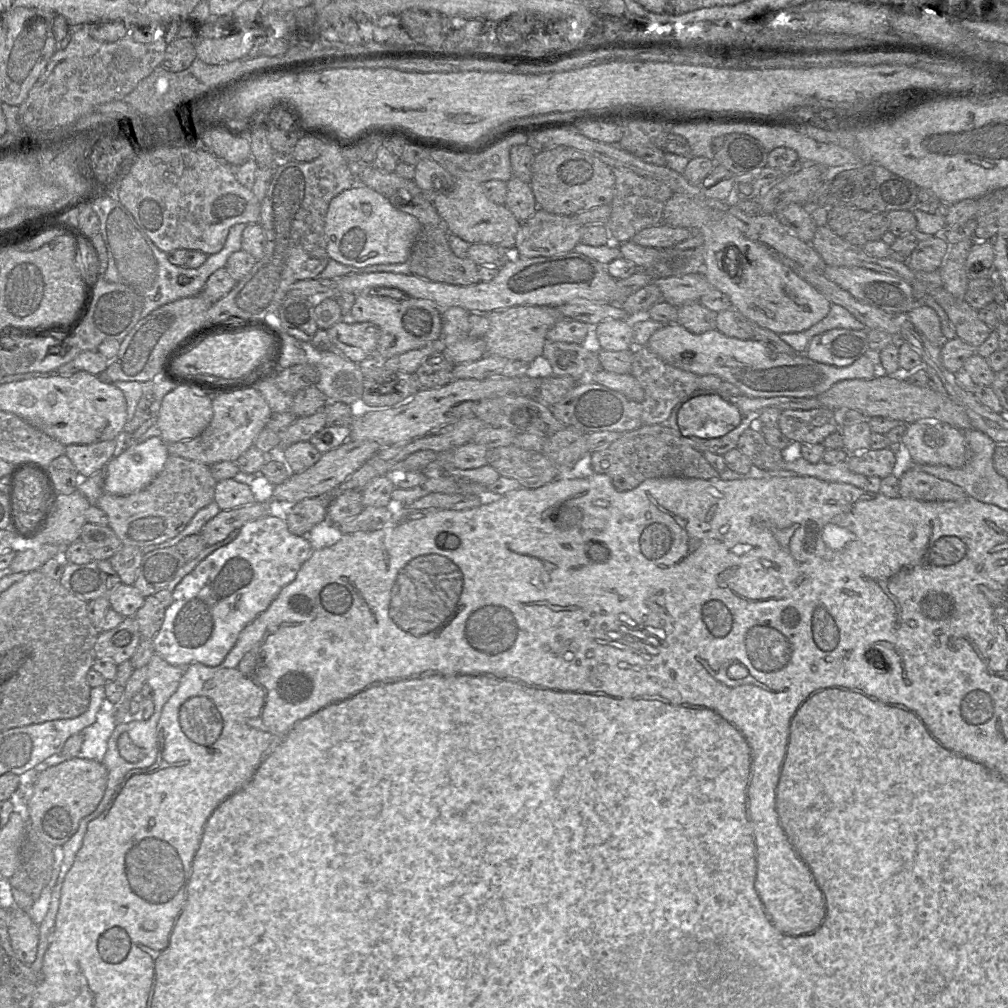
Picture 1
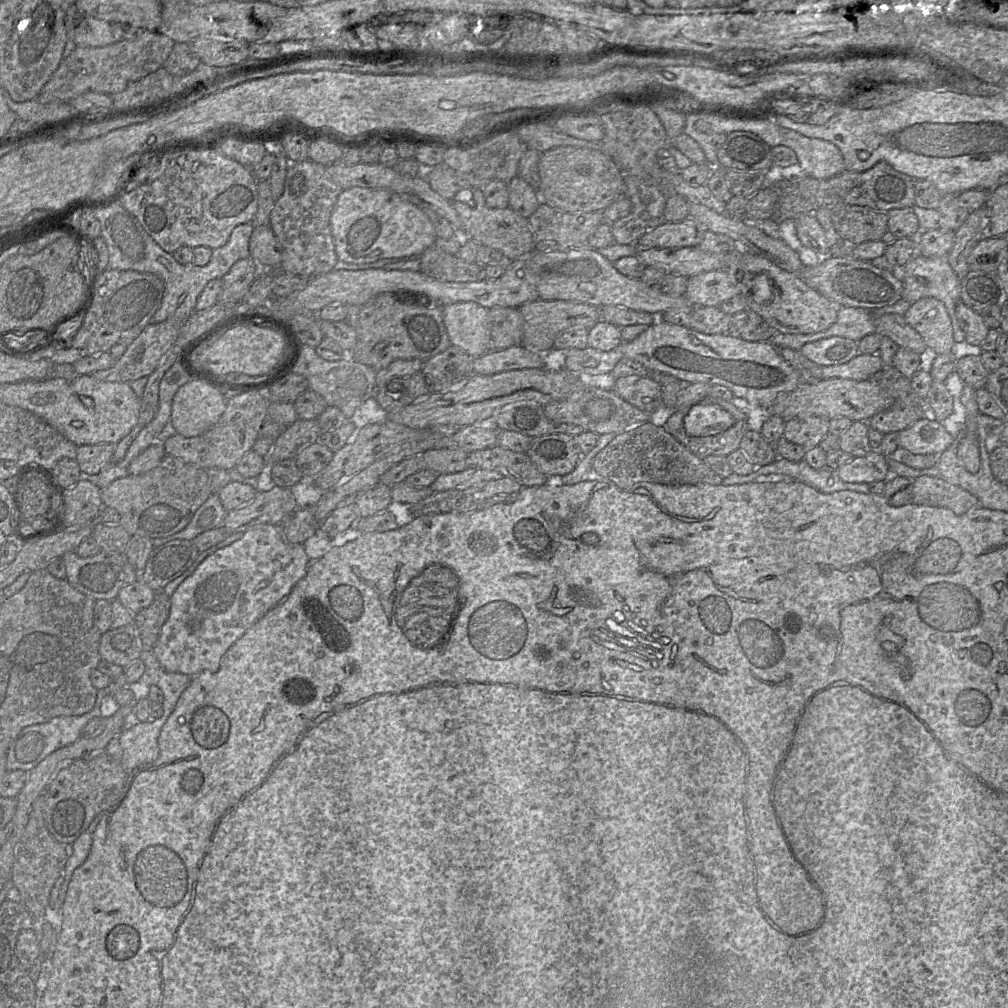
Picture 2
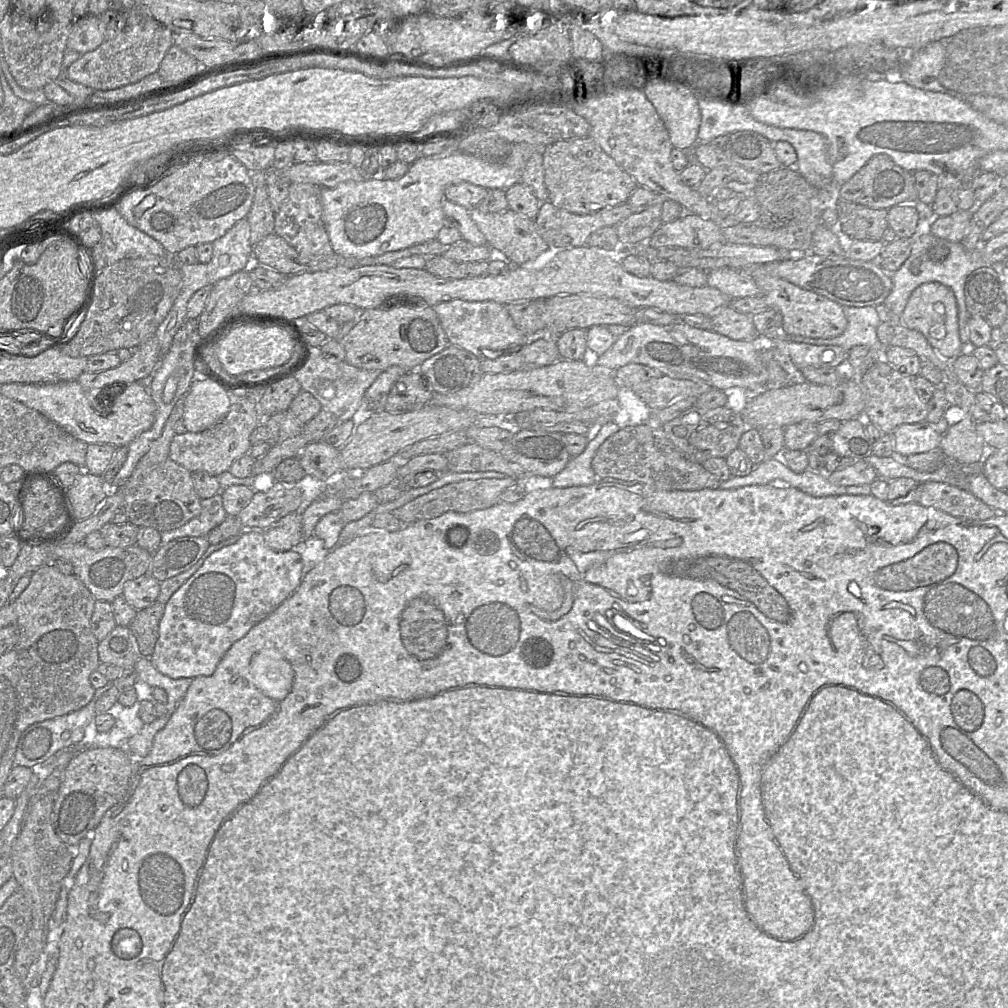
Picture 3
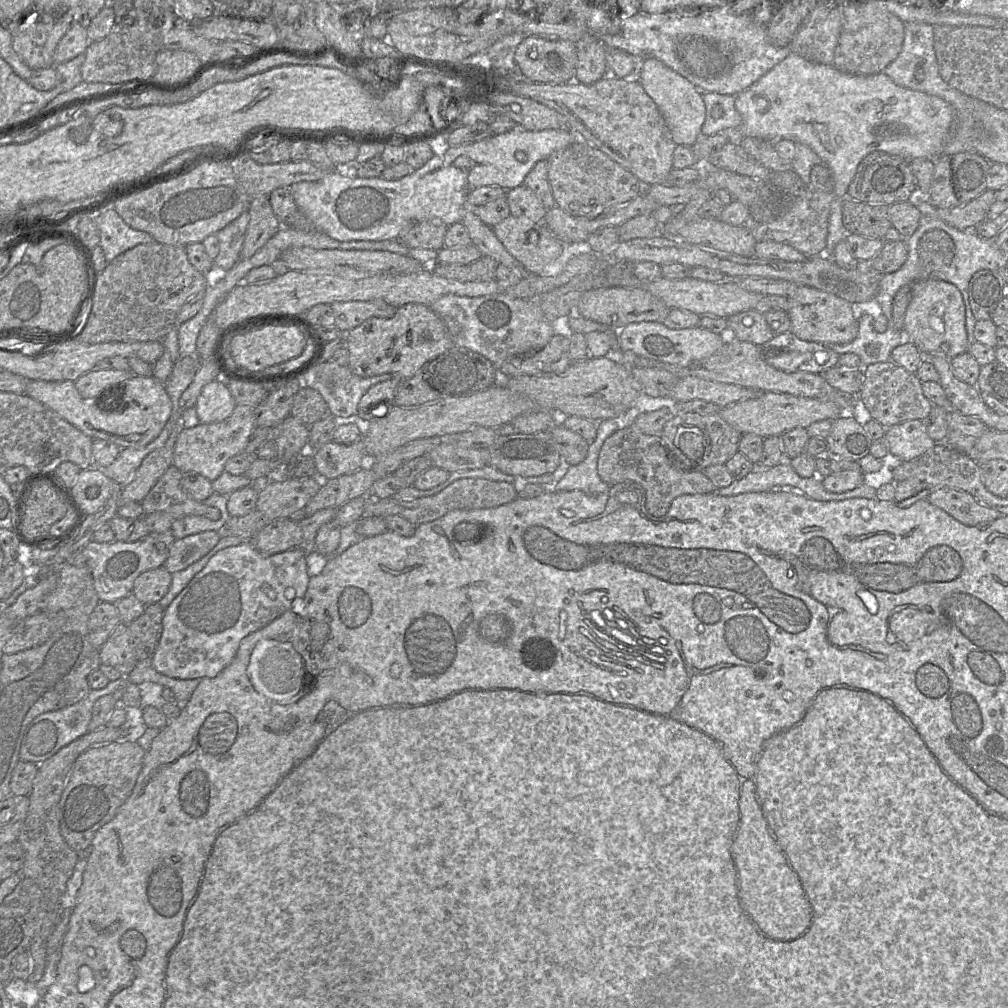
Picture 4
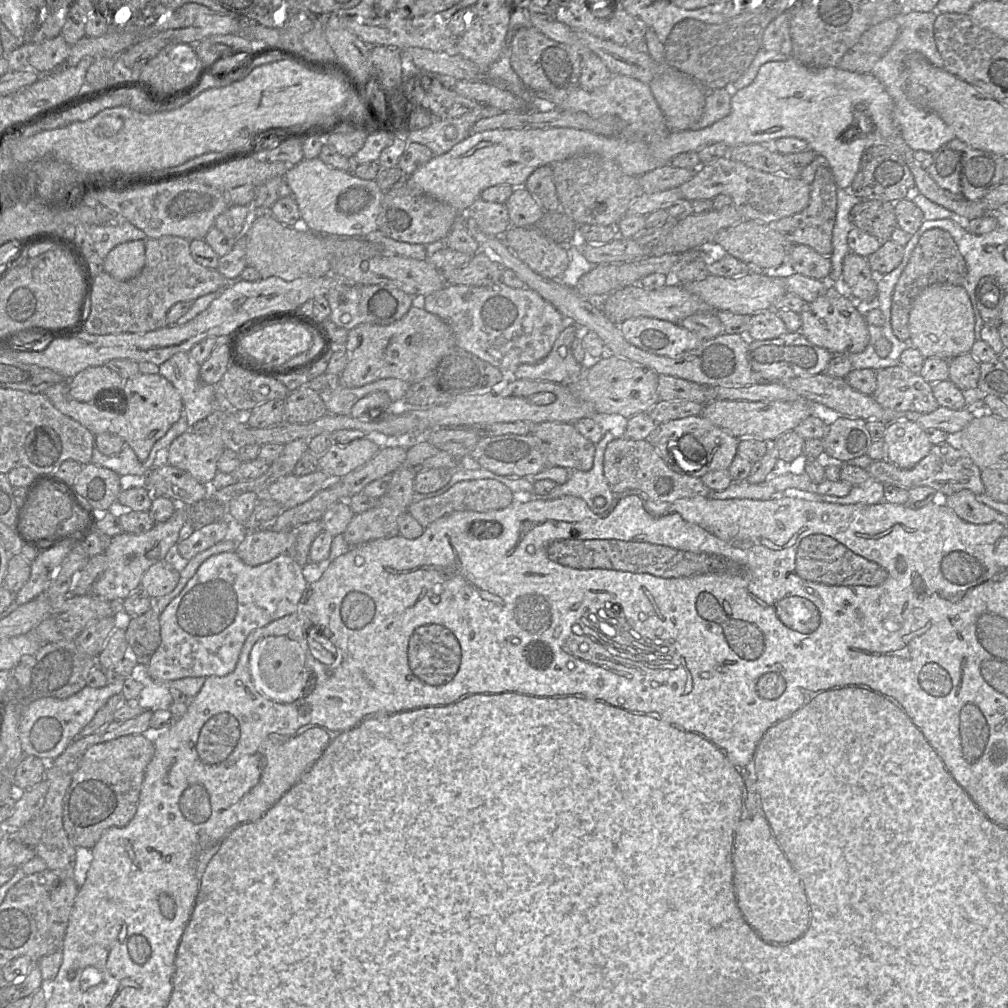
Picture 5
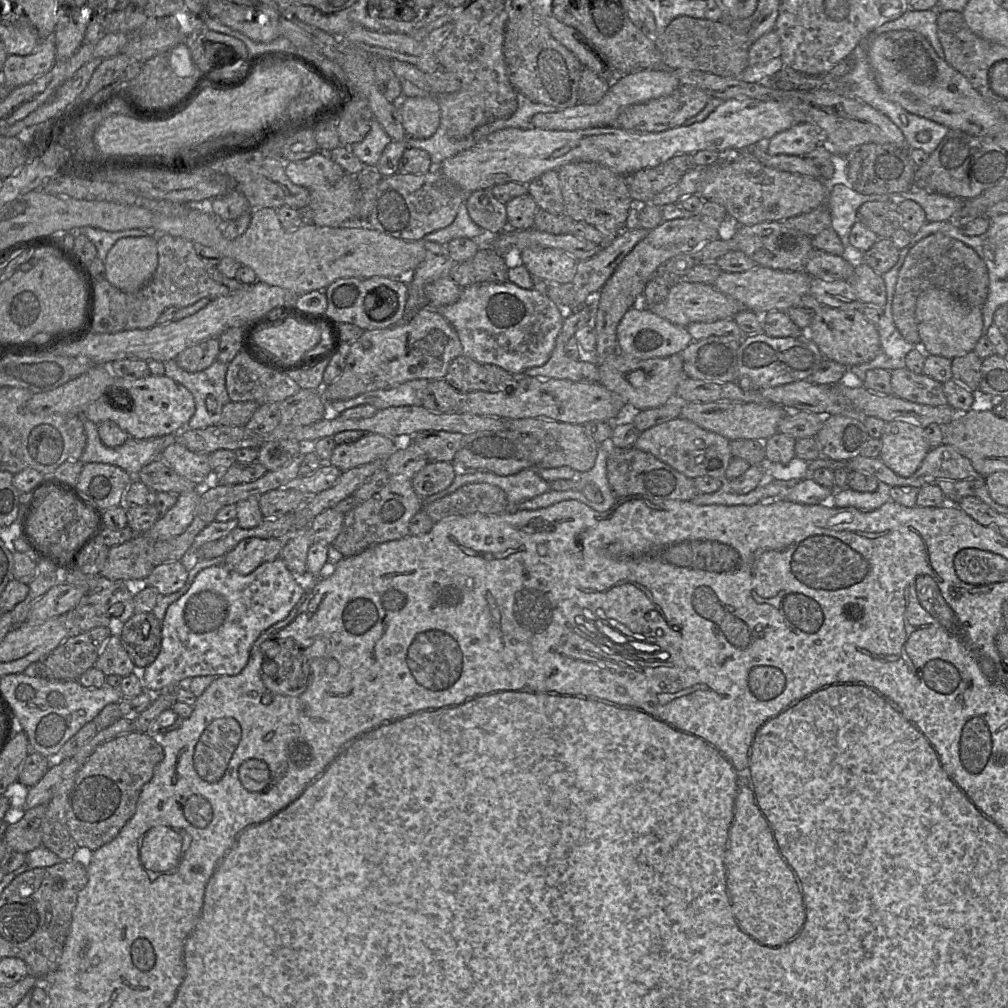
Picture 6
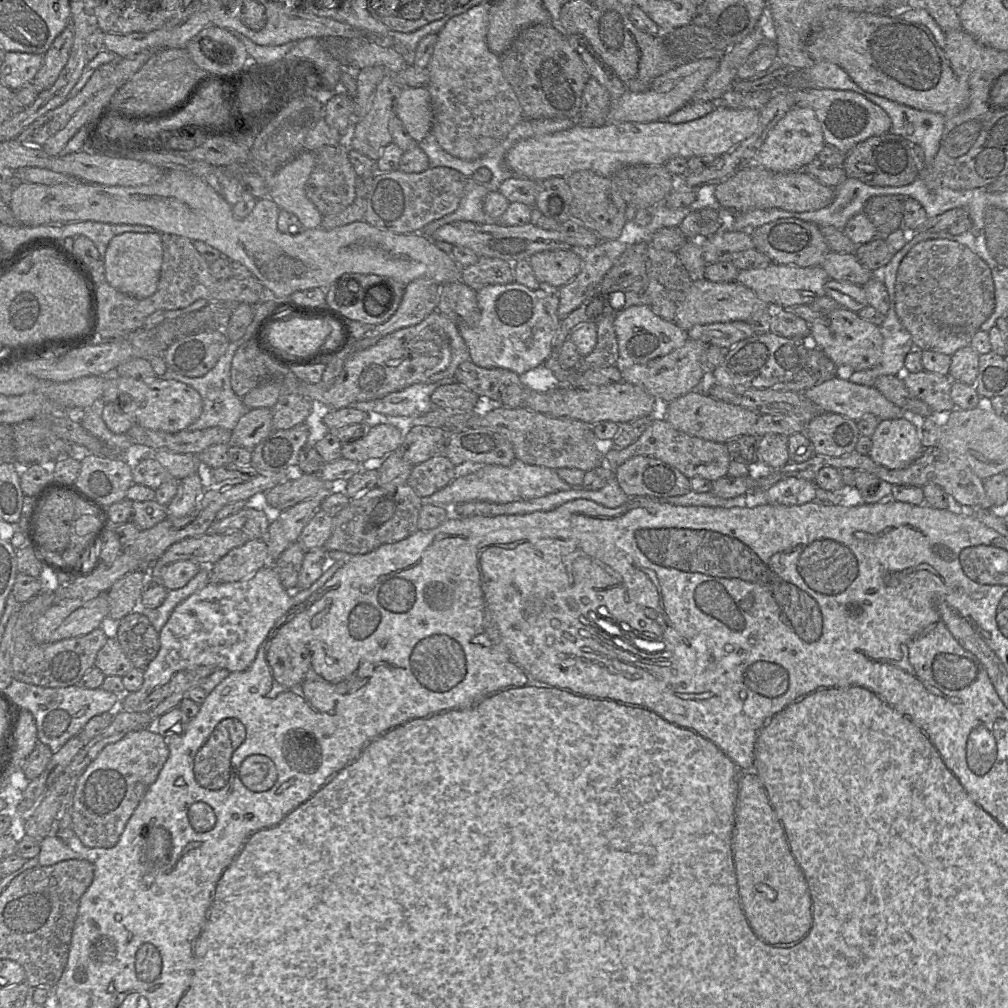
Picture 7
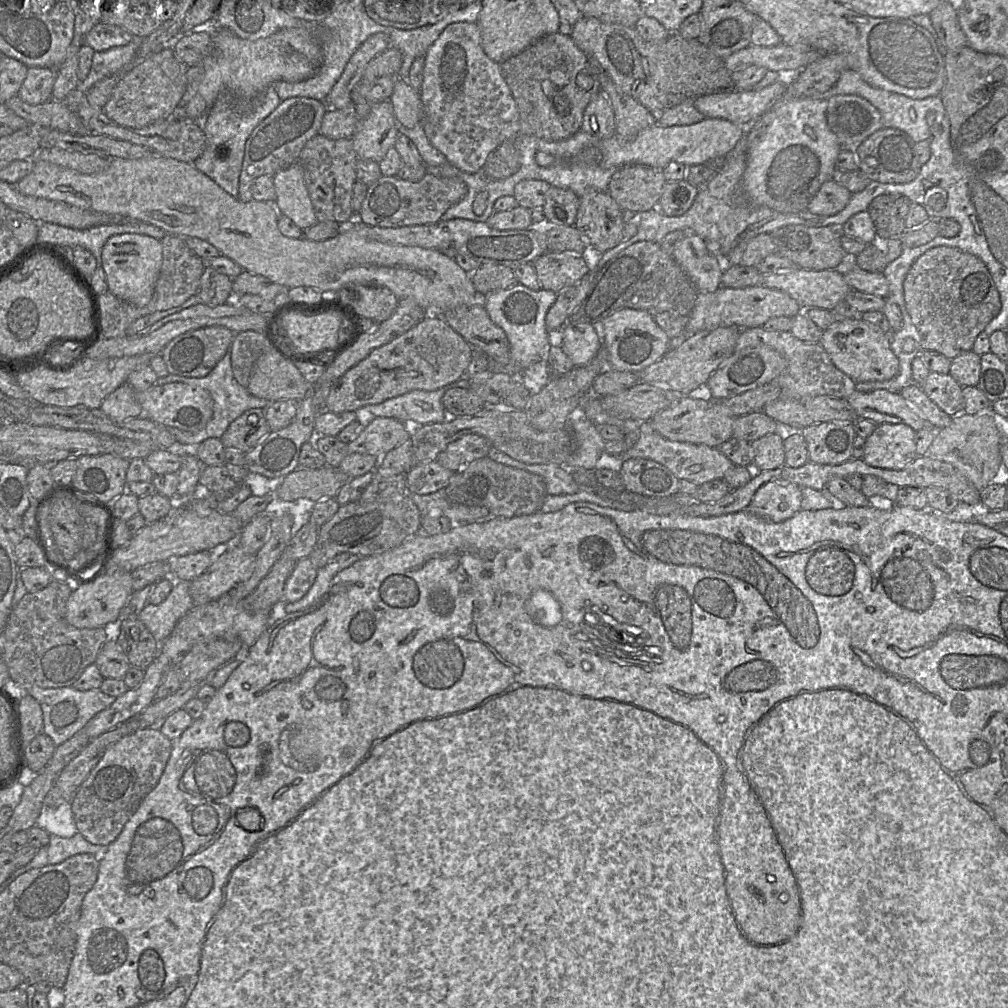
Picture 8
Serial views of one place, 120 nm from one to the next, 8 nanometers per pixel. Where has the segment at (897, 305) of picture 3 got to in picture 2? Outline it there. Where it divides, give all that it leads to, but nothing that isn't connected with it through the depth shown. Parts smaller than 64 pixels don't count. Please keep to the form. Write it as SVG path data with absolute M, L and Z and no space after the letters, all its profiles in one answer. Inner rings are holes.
M916 253L912 259L902 267L890 267L897 278L903 283L902 299L911 304L925 297L932 297L944 303L947 312L950 316L953 327L954 342L963 343L965 341L965 333L959 325L956 317L956 306L961 301L961 284L962 281L958 278L949 264L948 255L935 258L927 258Z

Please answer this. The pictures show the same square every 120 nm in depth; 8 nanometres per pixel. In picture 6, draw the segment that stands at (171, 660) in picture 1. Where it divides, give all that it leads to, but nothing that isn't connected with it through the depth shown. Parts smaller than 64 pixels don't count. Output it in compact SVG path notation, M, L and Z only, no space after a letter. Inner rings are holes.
M281 558L273 561L265 562L257 567L253 572L247 575L239 574L229 569L225 564L214 565L202 569L195 577L189 590L182 595L178 600L173 602L167 609L165 617L161 622L162 625L162 645L159 655L156 660L145 669L137 669L140 672L140 677L143 681L145 690L167 691L172 687L179 687L188 679L196 676L221 676L221 675L237 675L248 663L251 648L259 635L275 623L285 619L293 607L297 604L300 598L305 593L305 590L297 582L297 577L287 568Z

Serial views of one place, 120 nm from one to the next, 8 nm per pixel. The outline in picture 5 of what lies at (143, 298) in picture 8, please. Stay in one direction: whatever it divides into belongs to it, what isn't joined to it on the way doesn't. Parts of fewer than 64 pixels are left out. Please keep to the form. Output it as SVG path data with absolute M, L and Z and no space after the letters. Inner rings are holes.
M133 240L114 247L104 259L104 271L120 281L137 276L146 261L145 241Z

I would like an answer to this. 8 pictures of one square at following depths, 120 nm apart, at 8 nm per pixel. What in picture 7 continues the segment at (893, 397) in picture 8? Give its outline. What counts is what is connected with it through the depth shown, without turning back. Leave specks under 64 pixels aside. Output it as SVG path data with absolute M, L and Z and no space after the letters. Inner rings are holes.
M837 376L805 390L803 394L816 404L822 412L837 413L855 421L865 416L875 416L882 421L908 415L900 407L890 402L874 386L855 384Z

